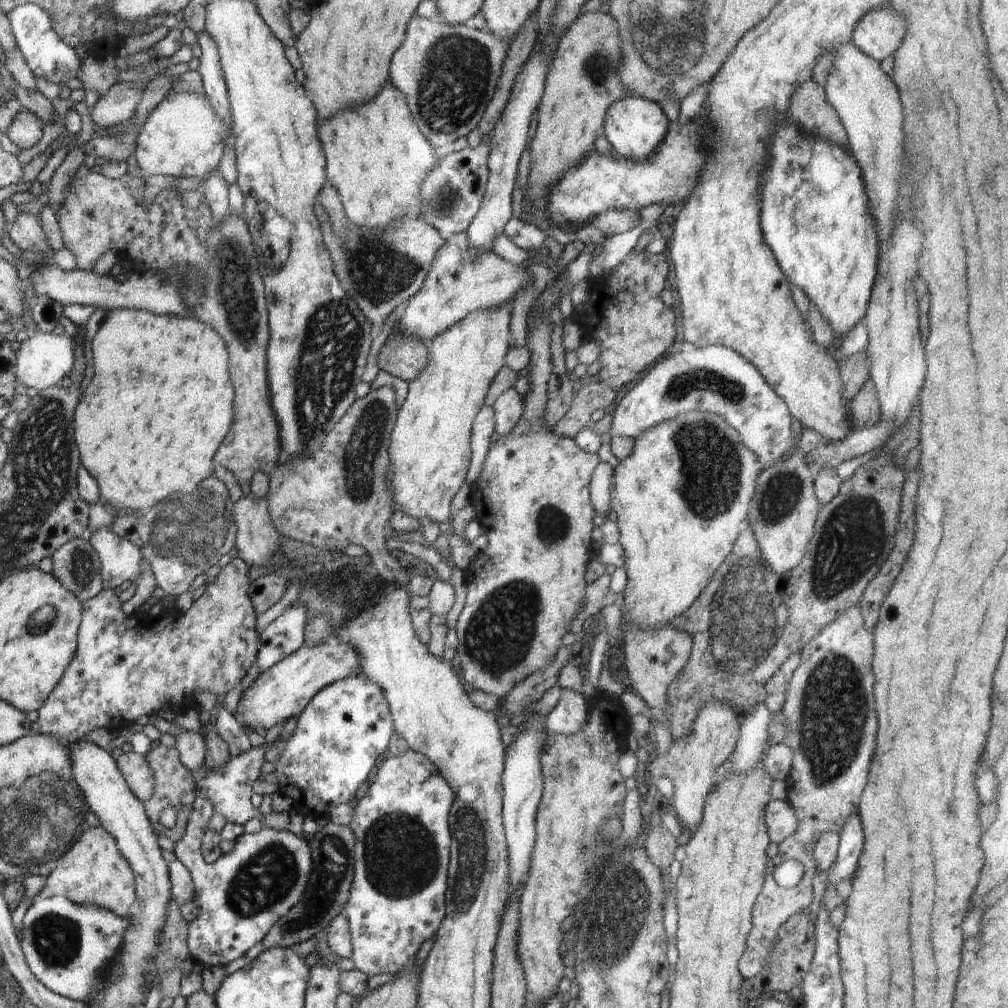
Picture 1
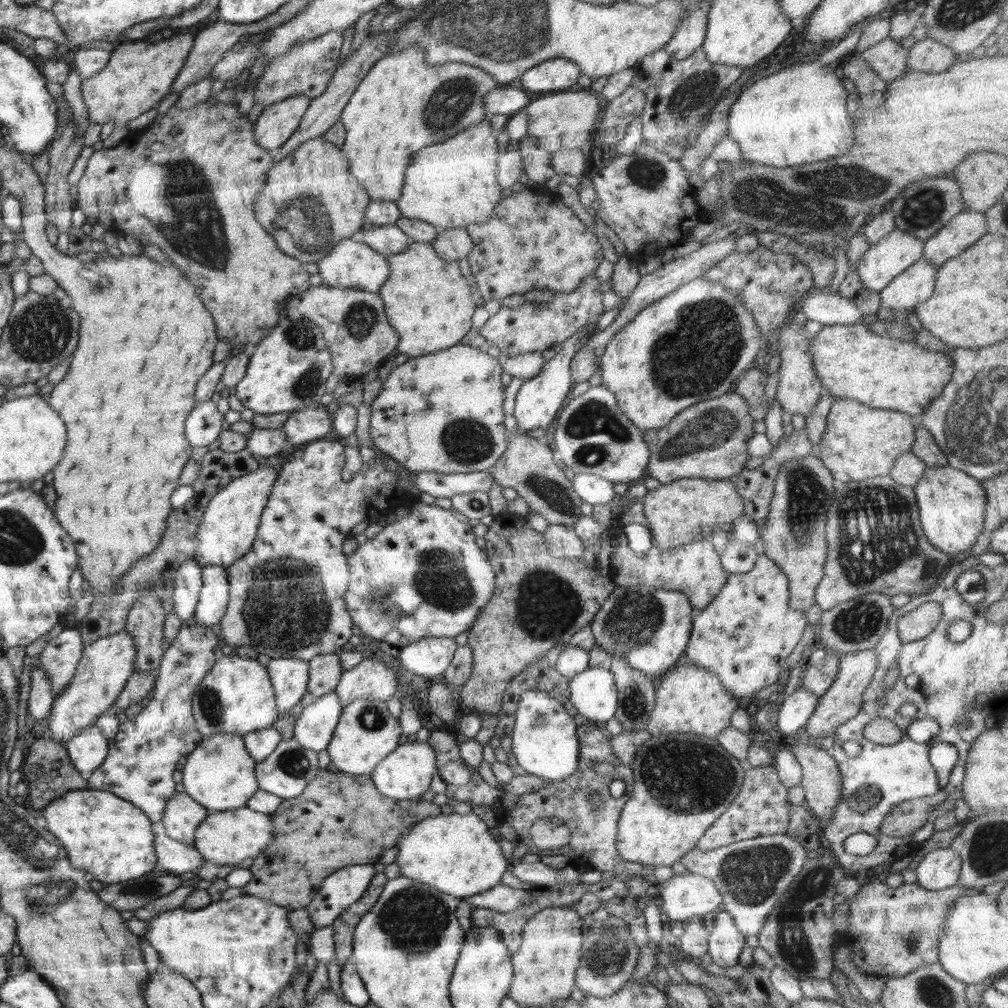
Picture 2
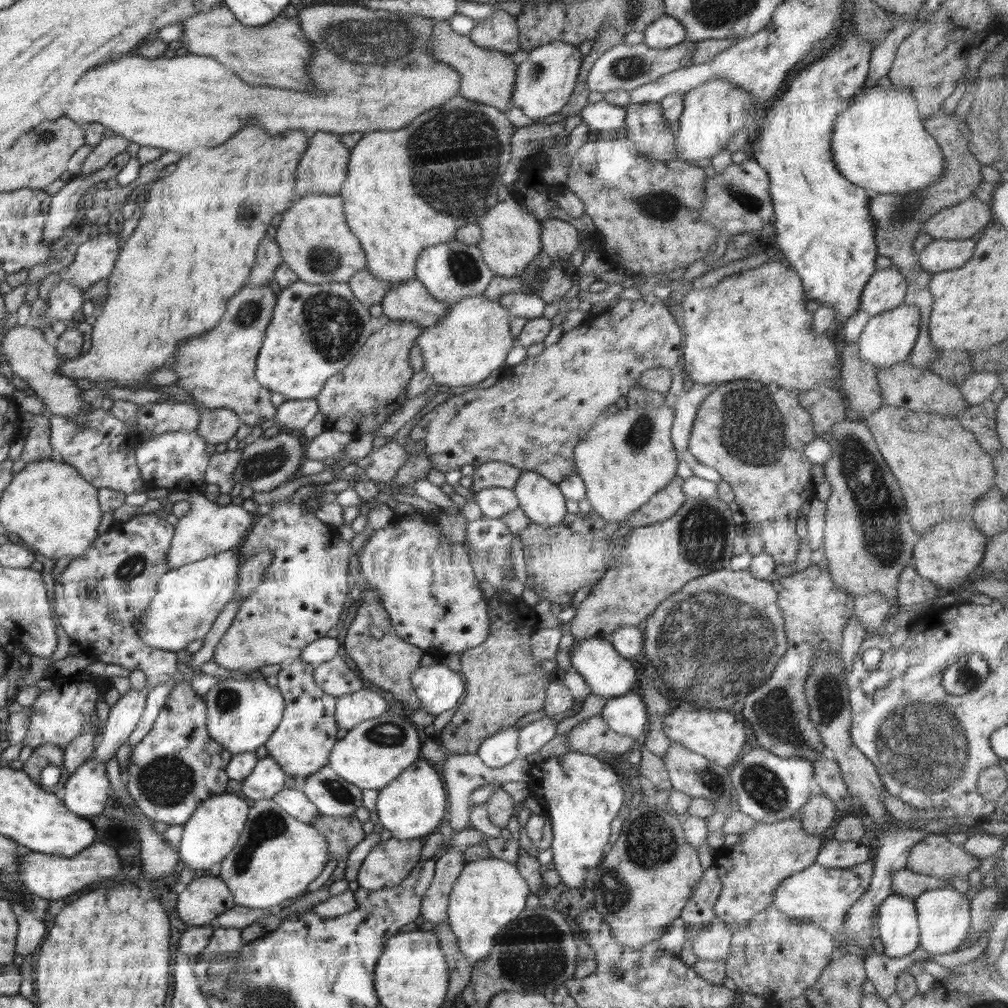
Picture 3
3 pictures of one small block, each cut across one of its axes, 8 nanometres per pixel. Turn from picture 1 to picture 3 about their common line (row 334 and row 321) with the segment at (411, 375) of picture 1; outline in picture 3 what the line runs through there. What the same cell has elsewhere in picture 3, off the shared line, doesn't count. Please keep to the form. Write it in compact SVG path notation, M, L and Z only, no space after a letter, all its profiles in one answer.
M390 321L381 330L374 330L362 349L354 356L342 371L328 379L322 391L316 397L318 410L324 415L326 428L347 432L352 439L360 438L368 432L375 431L391 417L395 410L400 410L406 402L406 387L414 371L408 363L410 350L416 345L420 336L421 325L410 321Z

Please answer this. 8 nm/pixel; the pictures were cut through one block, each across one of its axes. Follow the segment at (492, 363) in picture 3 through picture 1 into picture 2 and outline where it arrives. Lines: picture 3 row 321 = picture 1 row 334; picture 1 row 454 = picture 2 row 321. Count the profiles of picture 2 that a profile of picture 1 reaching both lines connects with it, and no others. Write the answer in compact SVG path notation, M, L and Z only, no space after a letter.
M412 242L402 252L390 255L386 259L390 274L378 293L383 300L387 319L399 336L397 351L412 358L446 350L461 343L466 334L471 332L471 318L477 302L472 299L468 280L458 267L459 262L442 260L431 243L416 242Z

